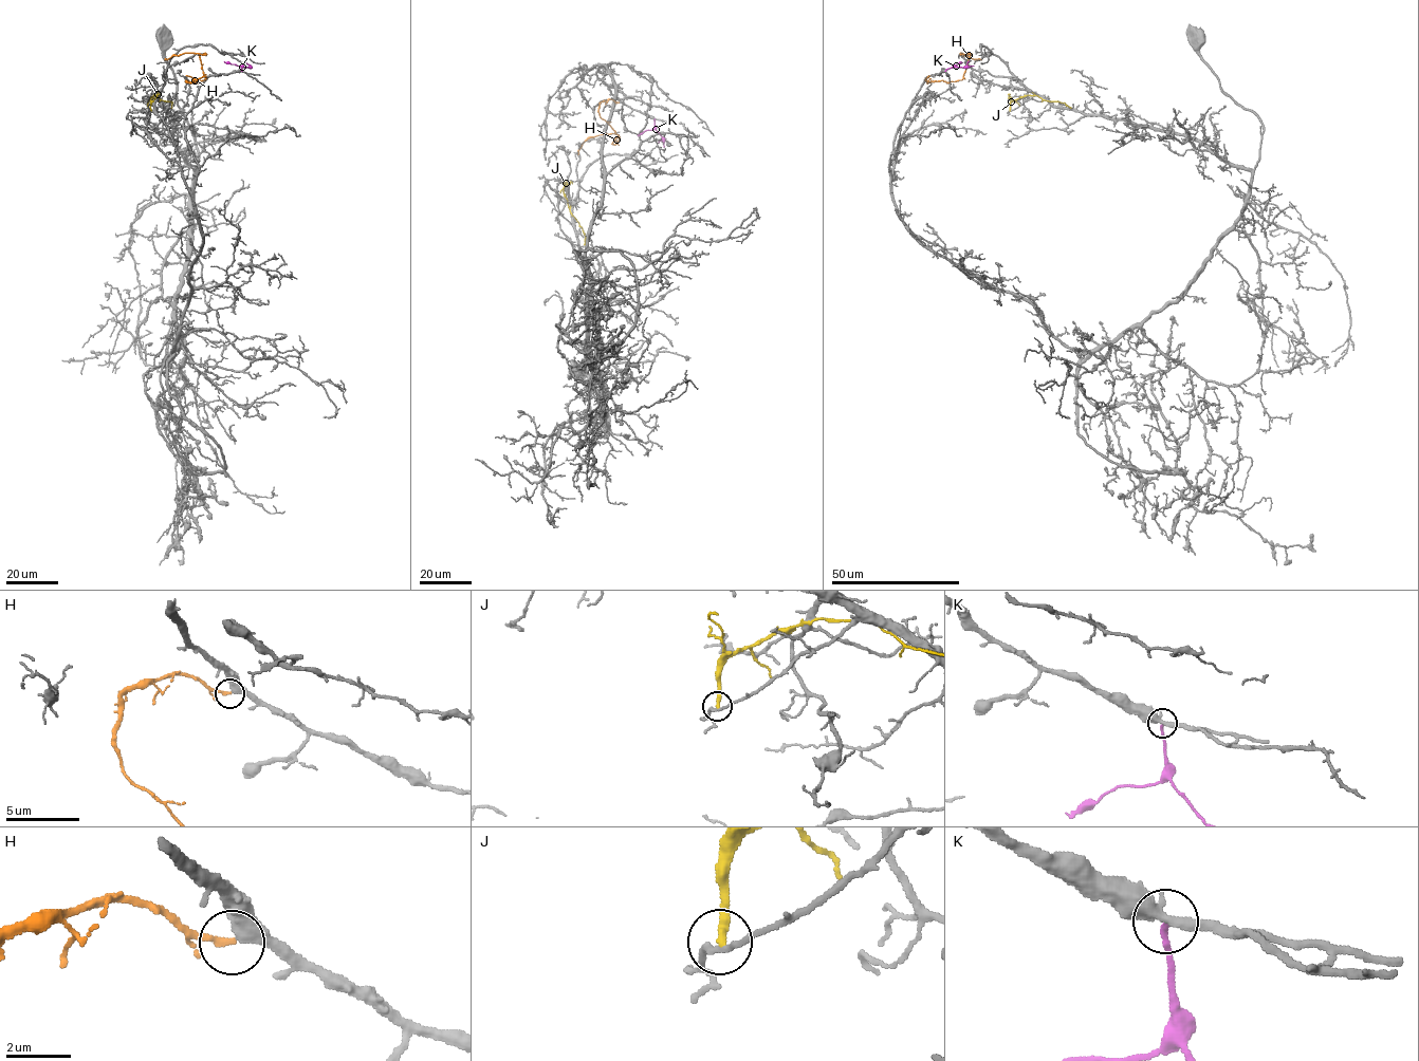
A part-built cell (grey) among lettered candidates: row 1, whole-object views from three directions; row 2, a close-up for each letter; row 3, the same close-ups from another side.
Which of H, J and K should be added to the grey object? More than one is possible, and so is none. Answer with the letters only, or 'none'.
none

